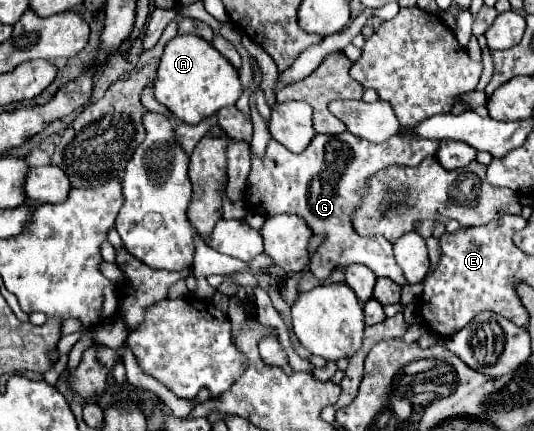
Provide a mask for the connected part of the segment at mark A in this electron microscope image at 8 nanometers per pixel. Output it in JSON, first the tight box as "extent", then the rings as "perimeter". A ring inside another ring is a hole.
{"extent":[153,34,243,124],"perimeter":[[[187,34],[175,36],[167,42],[153,92],[157,102],[169,108],[175,118],[185,124],[199,124],[201,120],[213,116],[219,108],[235,104],[243,92],[243,86],[239,82],[239,72],[207,40]]]}

